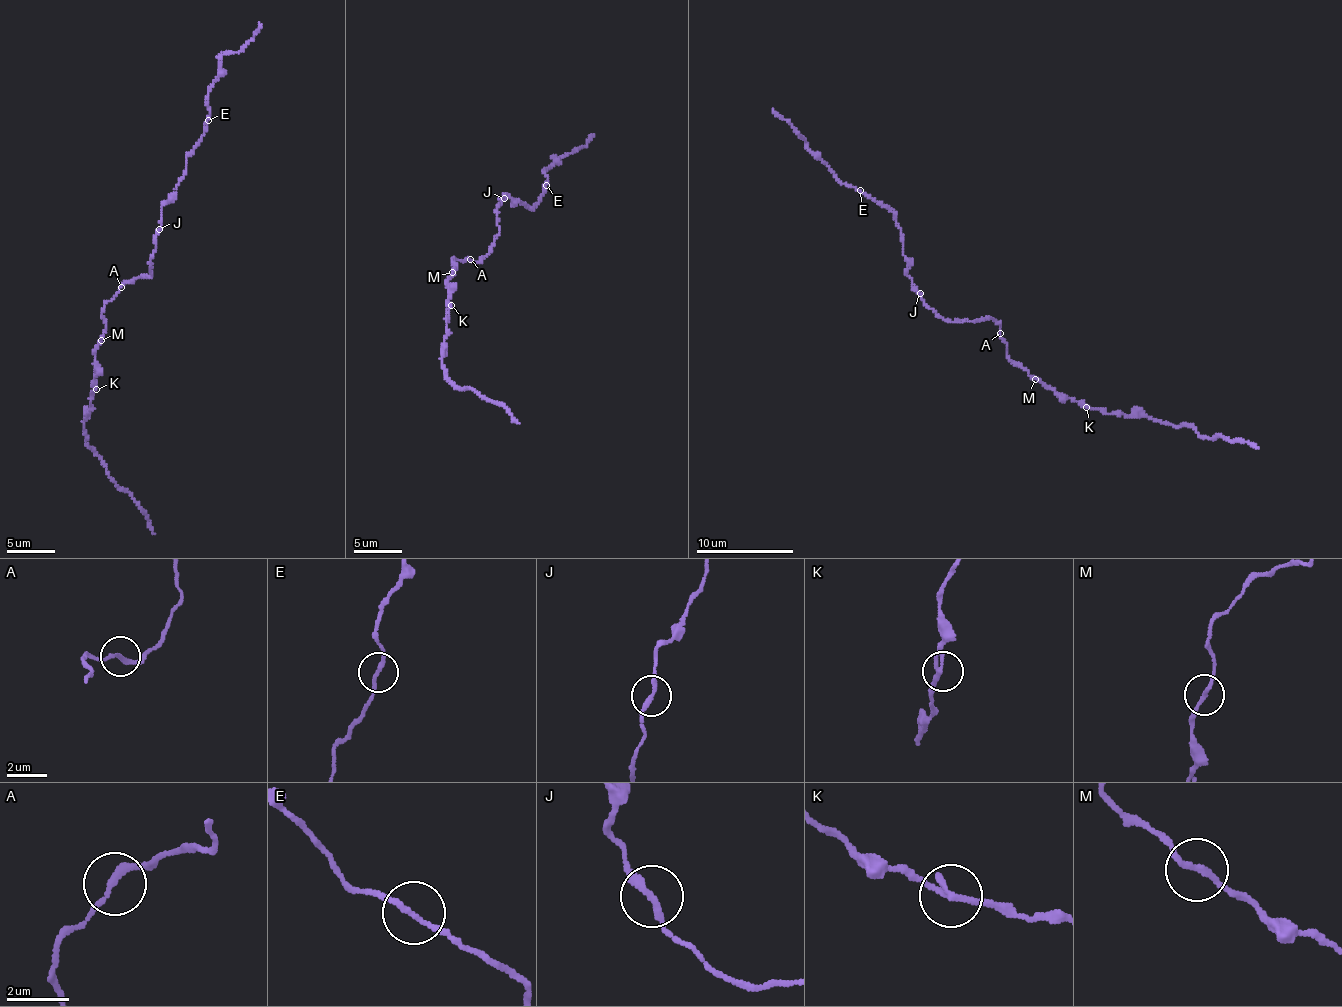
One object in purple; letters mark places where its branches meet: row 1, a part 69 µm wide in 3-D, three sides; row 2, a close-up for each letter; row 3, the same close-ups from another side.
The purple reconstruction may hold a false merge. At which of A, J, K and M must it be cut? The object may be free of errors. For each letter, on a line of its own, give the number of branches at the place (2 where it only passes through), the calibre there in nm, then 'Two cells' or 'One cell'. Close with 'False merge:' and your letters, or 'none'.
A: Branches: 2. Thickness 200 nm. One cell
J: Branches: 2. Thickness 200 nm. One cell
K: Branches: 2. Thickness 200 nm. One cell
M: Branches: 2. Thickness 180 nm. One cell
False merge: none

